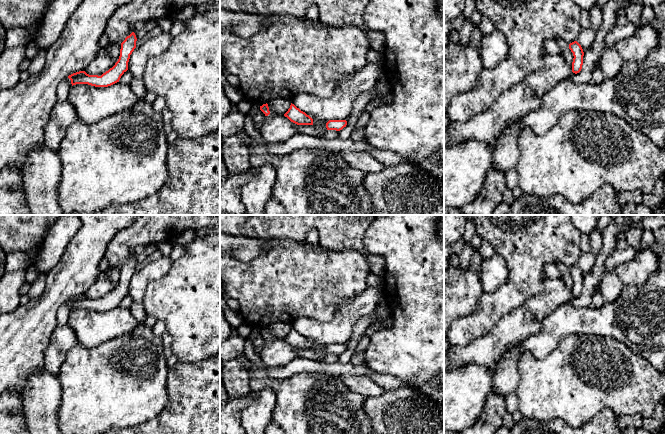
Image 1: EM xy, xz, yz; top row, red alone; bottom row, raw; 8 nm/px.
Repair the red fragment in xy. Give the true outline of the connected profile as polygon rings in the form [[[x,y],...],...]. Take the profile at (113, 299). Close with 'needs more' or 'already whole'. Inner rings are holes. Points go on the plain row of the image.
[[[132,256],[121,267],[120,280],[115,289],[101,300],[89,299],[85,295],[79,295],[68,300],[71,308],[88,308],[95,311],[108,311],[119,306],[121,300],[128,294],[130,279],[136,272],[136,259]]] | already whole

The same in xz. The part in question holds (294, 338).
[[[292,327],[284,340],[297,349],[313,349],[313,343]]] | already whole

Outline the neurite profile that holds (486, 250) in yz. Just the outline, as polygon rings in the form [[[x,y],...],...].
[[[482,241],[479,252],[483,260],[489,259],[495,255],[494,248],[487,241]]]

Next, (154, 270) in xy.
[[[162,256],[160,259],[148,263],[141,270],[136,271],[128,286],[128,294],[133,301],[142,303],[149,282],[163,277],[169,271],[171,264],[170,257]]]

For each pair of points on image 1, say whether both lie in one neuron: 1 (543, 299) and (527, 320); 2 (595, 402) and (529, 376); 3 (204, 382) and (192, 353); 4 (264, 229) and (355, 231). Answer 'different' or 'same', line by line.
1: same
2: same
3: different
4: same

